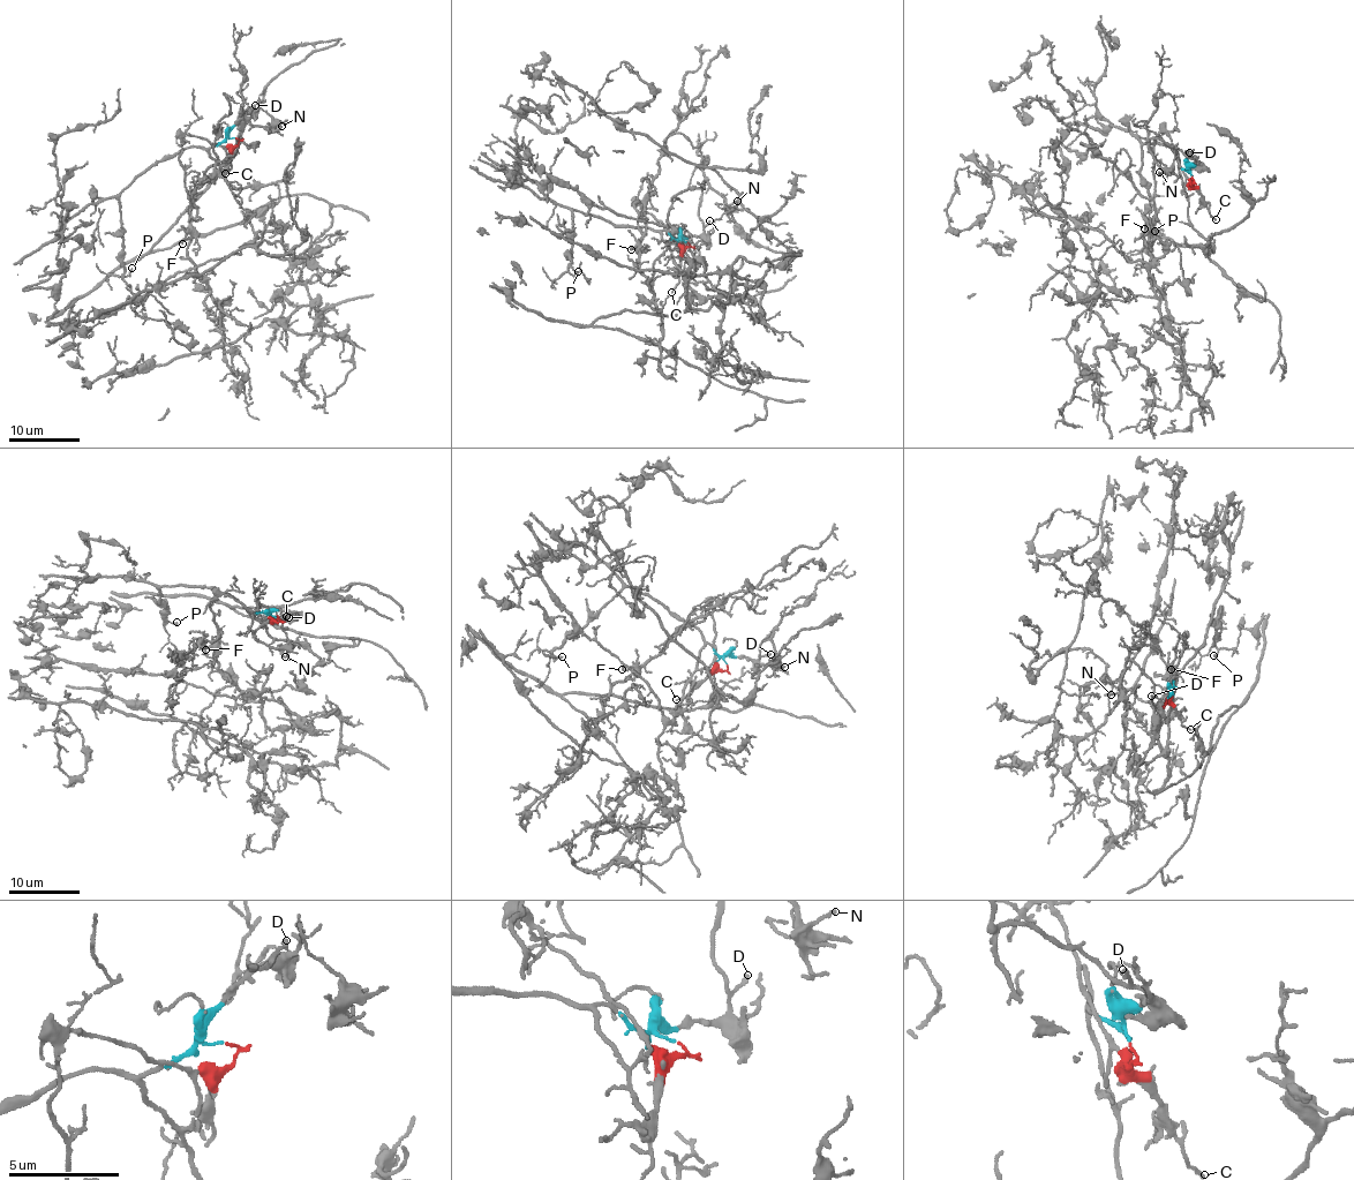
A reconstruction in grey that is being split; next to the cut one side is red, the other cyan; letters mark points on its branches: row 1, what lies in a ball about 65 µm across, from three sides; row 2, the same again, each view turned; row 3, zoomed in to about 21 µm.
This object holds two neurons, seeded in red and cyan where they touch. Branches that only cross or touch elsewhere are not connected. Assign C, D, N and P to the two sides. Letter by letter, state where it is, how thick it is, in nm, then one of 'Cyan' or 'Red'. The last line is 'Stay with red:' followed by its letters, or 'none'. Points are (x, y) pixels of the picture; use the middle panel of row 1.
C: Place: (671, 292). Thickness 150 nm. Red
D: Place: (709, 220). Thickness 140 nm. Cyan
N: Place: (737, 201). Thickness 130 nm. Cyan
P: Place: (578, 271). Thickness 110 nm. Cyan
Stay with red: C

